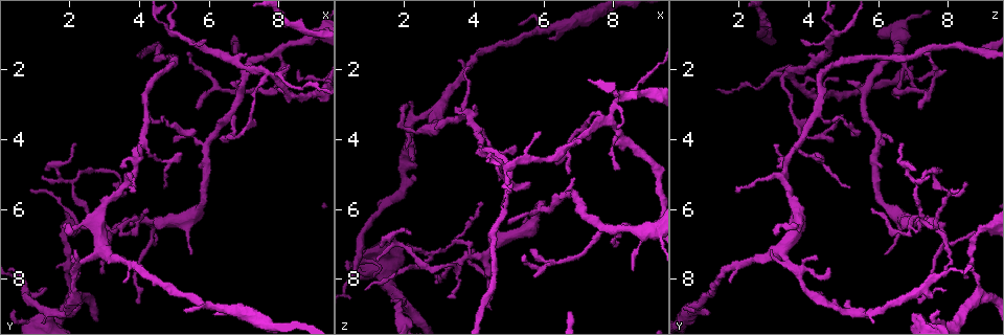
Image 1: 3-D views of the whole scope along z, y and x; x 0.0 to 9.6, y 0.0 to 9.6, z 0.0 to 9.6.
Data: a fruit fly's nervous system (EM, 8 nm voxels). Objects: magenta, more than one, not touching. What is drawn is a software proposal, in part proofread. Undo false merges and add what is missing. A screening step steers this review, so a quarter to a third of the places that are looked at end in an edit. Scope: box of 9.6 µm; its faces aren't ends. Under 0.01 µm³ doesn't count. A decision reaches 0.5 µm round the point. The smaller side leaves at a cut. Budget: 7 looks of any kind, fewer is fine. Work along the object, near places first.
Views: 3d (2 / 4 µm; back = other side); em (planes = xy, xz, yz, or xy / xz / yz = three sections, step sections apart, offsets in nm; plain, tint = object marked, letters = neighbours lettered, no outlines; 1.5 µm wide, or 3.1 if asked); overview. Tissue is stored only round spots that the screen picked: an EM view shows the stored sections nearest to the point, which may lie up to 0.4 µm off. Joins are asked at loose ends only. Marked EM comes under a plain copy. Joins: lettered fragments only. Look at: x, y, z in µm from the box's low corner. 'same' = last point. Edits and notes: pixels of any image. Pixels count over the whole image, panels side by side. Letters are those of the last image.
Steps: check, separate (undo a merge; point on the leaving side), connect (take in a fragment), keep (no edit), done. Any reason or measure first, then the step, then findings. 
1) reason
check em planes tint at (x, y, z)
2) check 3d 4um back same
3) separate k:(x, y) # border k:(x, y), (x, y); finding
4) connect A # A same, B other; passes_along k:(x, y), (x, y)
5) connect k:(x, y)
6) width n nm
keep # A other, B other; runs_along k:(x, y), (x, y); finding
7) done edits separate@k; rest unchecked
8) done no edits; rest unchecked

branch stops here
check 3d 4um at (3.50, 8.10, 1.80)

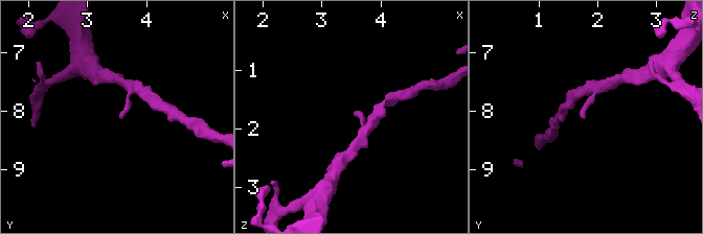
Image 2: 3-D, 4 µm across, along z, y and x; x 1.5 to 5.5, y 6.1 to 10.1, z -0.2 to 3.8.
check em planes letters at (3.50, 8.10, 1.75)

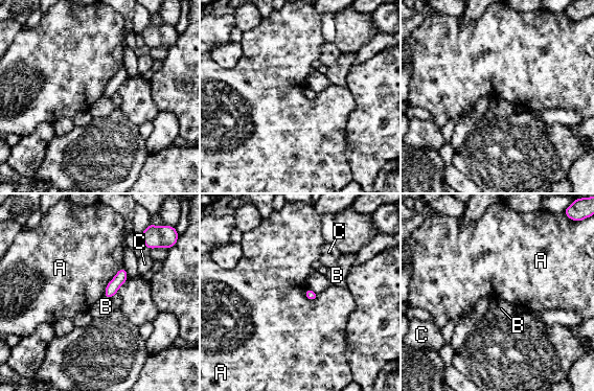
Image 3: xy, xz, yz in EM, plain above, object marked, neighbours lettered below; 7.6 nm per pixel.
keep # A other, B other, C other; border 3:(122, 266), (107, 284), (104, 296); none of them fits

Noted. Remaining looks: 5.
arms part here
check em planes letters at (2.95, 7.15, 3.25)

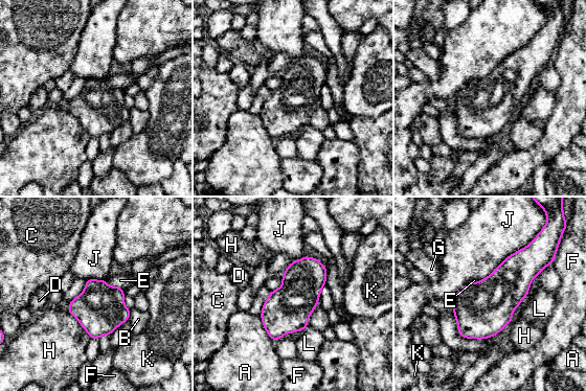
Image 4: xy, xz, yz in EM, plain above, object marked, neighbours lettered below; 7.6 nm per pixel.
longest_contact J 600 nm
keep # A other, B other, C other, D other, E other, F other, G other, H other, J other, K other, L other; border 4:(307, 326), (301, 331); one neuron here

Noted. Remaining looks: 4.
tapers out
check 3d 4um at (2.20, 4.20, 6.70)

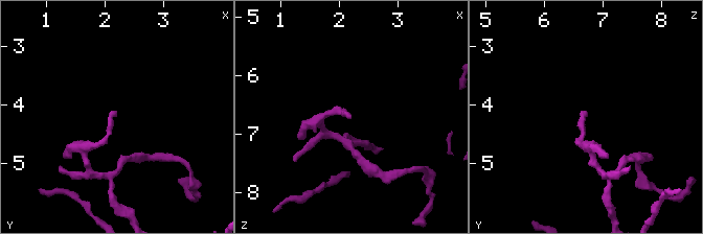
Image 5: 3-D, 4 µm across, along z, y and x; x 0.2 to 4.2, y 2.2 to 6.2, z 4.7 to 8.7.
now the EM
check em xz step 4 letters at (2.20, 4.10, 6.70)

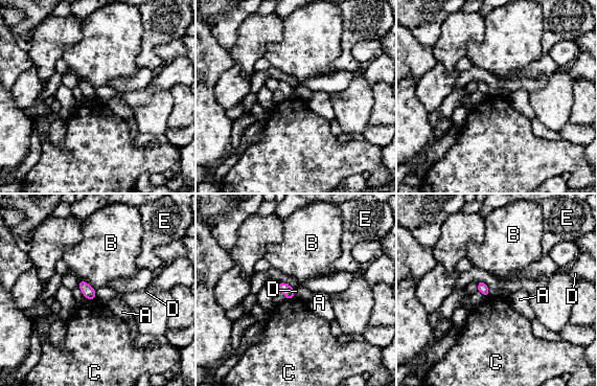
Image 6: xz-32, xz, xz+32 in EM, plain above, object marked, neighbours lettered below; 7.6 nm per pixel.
longest_contact B 110 nm
keep # A other, B other, C other, D other, E other; no lettered fragment goes on from it

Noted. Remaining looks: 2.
done no edits; rest unchecked

